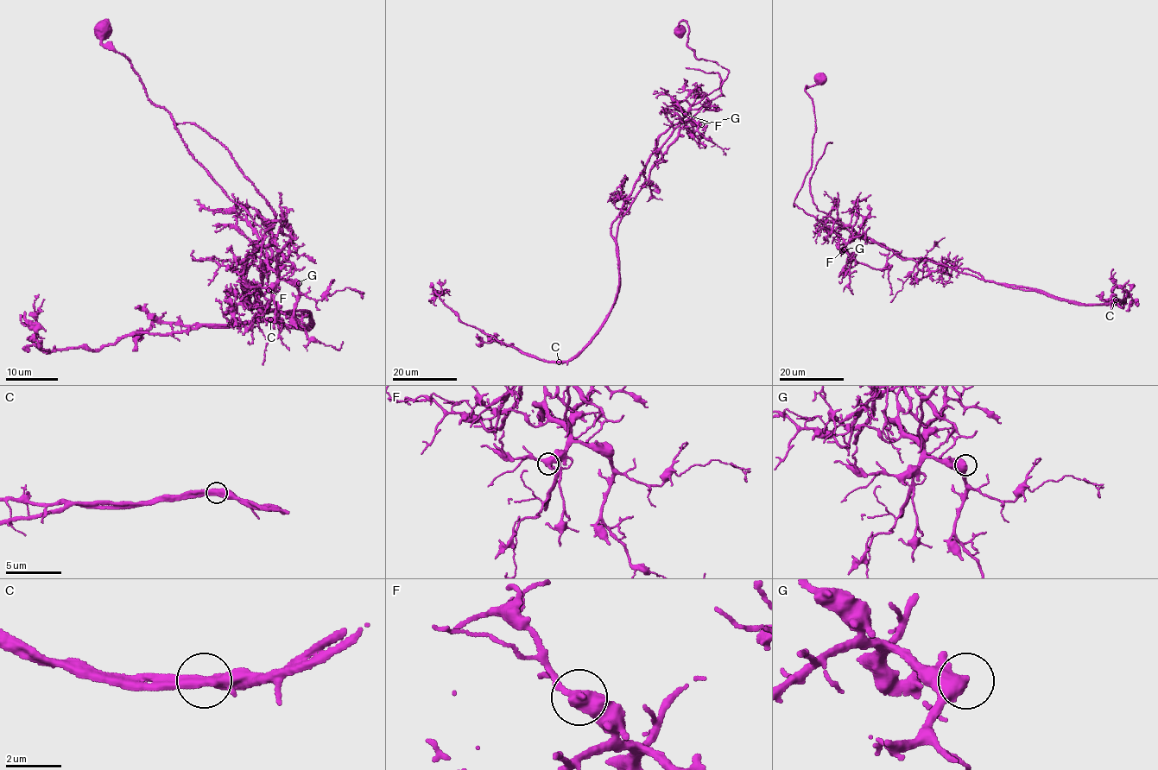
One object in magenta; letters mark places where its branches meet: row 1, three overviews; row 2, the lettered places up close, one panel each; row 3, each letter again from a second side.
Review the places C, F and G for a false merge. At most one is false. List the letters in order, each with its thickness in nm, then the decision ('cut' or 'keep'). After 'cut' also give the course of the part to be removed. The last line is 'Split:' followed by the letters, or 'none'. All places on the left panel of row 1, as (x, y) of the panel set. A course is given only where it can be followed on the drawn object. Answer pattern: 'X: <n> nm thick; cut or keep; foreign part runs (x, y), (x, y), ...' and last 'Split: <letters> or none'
C: 480 nm thick; cut; foreign part runs (270, 320), (307, 331), (313, 322), (242, 303), (238, 274), (274, 209), (221, 143), (174, 123)
F: 480 nm thick; keep
G: 440 nm thick; keep
Split: C

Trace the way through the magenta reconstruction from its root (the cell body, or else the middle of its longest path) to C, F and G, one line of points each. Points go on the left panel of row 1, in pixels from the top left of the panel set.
C: (102, 28), (230, 199), (283, 225), (254, 306), (313, 325), (270, 320)
F: (102, 28), (101, 43), (130, 61), (230, 199), (259, 225), (283, 225), (290, 238), (268, 290)
G: (102, 28), (101, 43), (130, 61), (230, 199), (259, 225), (283, 225), (290, 238), (276, 267), (299, 283)

